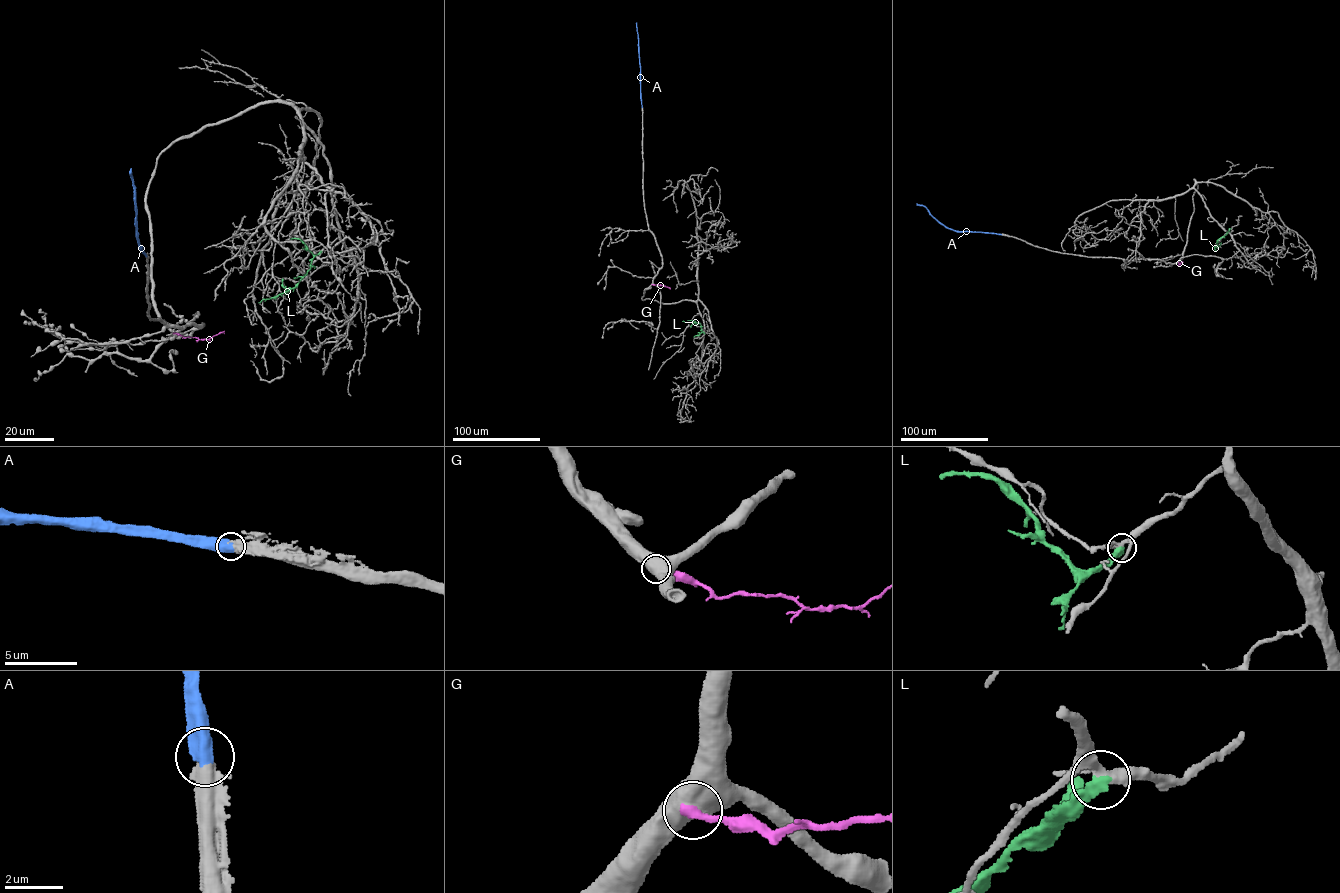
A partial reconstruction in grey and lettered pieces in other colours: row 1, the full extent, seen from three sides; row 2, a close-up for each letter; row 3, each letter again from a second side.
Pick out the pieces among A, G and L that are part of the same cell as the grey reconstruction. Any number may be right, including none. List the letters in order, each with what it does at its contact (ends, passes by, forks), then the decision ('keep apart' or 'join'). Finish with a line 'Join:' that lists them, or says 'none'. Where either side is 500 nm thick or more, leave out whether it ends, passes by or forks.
A: join
G: keep apart
L: it ends there; keep apart
Join: A

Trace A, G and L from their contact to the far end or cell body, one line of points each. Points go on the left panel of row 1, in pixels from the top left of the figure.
A: (146, 256), (138, 243), (135, 188), (130, 168)
G: (174, 333), (202, 339), (224, 333)
L: (321, 251), (312, 259), (310, 268), (297, 286), (258, 302)

